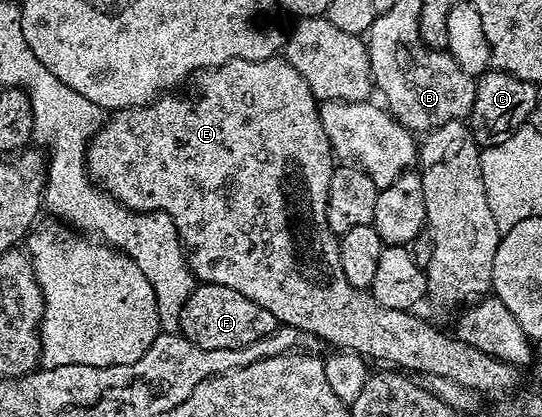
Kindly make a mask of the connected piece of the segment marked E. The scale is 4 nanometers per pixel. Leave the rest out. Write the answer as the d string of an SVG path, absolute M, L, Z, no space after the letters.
M284 57L260 59L254 63L246 59L232 59L222 67L214 67L204 72L197 81L197 87L201 92L194 99L180 99L177 93L165 93L142 107L126 107L112 112L107 122L89 140L89 146L85 152L85 166L89 168L89 178L105 194L116 199L121 206L131 211L162 211L171 217L177 236L180 237L188 252L189 268L193 271L194 280L201 283L227 285L227 289L235 289L235 293L243 293L243 297L251 297L255 305L263 305L263 309L270 311L271 317L275 317L280 326L294 327L310 337L334 343L332 345L334 348L364 355L366 360L382 359L385 362L382 364L392 365L394 368L404 369L418 376L422 375L421 377L431 375L451 377L451 381L459 381L476 393L483 393L483 391L493 393L505 389L513 393L518 390L517 373L519 371L516 366L496 359L495 356L488 356L482 350L475 349L466 341L457 338L456 334L444 335L439 328L432 327L427 320L420 319L413 311L396 311L379 305L379 301L375 301L368 290L351 285L351 281L347 281L343 273L343 261L339 261L339 237L329 228L327 221L329 186L335 170L333 146L329 144L329 138L321 124L319 100L313 95L298 69L293 68Z

